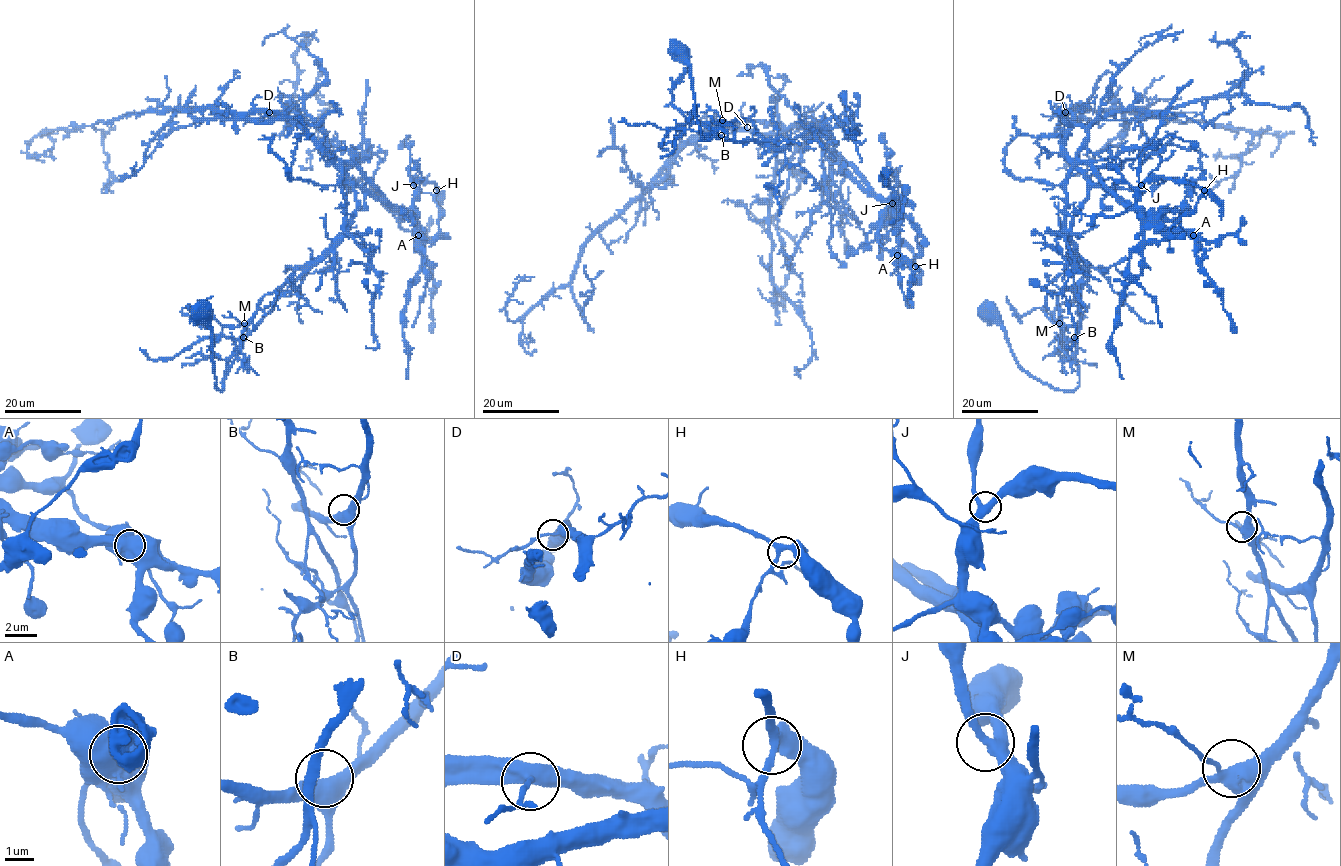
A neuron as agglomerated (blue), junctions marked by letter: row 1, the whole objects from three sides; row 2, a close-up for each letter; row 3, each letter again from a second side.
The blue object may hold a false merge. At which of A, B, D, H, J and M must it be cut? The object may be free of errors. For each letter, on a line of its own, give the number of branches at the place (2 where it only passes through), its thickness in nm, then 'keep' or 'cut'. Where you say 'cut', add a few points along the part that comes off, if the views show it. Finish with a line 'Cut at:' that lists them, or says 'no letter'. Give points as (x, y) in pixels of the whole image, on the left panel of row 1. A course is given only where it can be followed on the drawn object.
A: 3 | 650 nm | cut | (418, 234), (397, 208), (356, 186), (279, 113), (167, 109), (50, 129), (36, 136), (27, 152), (55, 159)
B: 3 | 440 nm | keep
D: 3 | 240 nm | keep
H: 3 | 300 nm | keep
J: 3 | 400 nm | keep
M: 3 | 400 nm | keep
Cut at: A

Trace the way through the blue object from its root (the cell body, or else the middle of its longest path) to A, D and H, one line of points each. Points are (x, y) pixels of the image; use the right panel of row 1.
A: (990, 313), (1022, 368), (1072, 391), (1085, 264), (1071, 227), (1088, 188), (1109, 189), (1147, 224), (1194, 234)
D: (990, 313), (1022, 368), (1058, 390), (1079, 385), (1086, 274), (1065, 234), (1074, 167), (1065, 112)
H: (990, 313), (1022, 368), (1072, 391), (1085, 264), (1071, 227), (1088, 188), (1136, 209), (1159, 178), (1204, 190)

